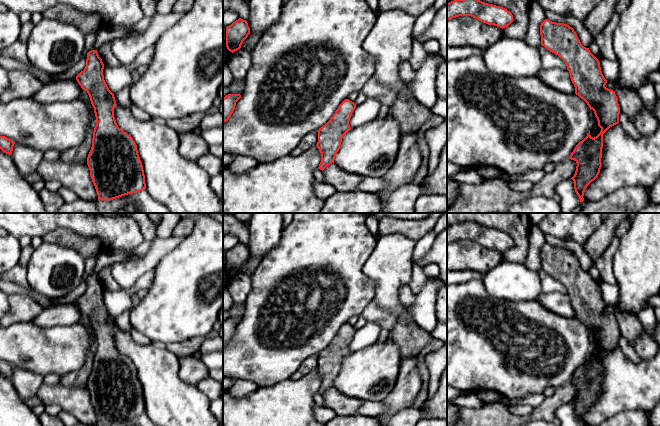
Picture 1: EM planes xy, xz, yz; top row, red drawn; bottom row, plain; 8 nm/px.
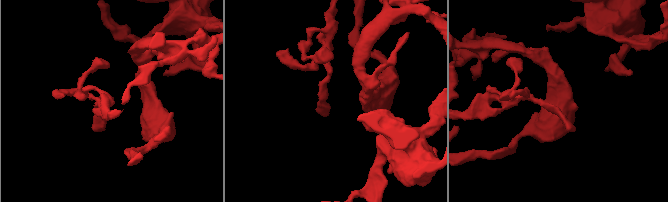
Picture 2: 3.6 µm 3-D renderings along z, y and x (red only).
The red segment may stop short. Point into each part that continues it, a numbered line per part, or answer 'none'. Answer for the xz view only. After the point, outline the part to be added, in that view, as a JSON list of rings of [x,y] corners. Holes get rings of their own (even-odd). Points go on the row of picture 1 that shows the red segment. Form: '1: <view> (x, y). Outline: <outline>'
1: xz (311, 139). Outline: [[[313,131],[305,135],[298,145],[291,151],[290,155],[300,155],[309,148],[316,146],[318,142],[318,132]]]

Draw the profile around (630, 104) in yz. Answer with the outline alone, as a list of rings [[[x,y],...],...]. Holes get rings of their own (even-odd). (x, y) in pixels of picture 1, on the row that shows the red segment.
[[[618,87],[615,89],[615,94],[618,98],[620,112],[624,113],[629,121],[633,123],[634,117],[643,107],[638,91],[625,87]]]

